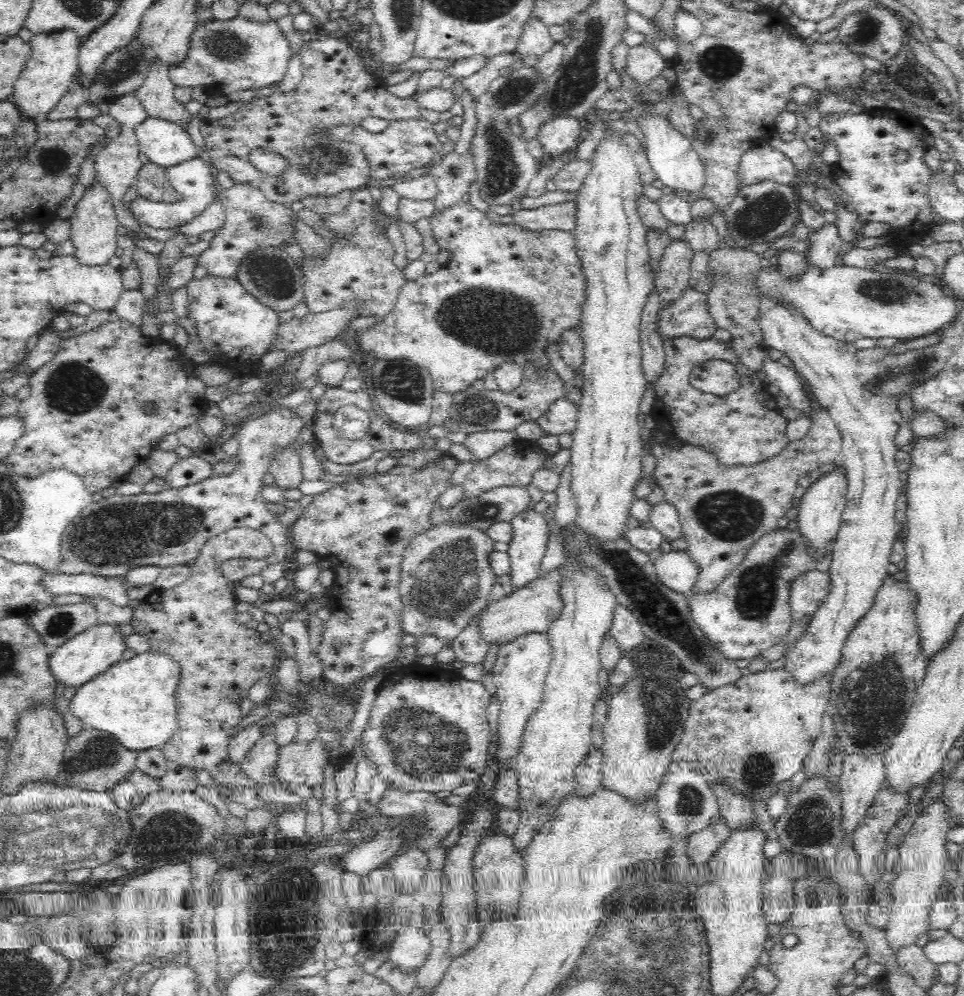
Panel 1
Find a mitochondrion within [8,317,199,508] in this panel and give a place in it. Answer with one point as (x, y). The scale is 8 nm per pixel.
(72, 387)

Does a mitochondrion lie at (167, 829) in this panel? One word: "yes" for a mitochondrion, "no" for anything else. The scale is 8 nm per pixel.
yes

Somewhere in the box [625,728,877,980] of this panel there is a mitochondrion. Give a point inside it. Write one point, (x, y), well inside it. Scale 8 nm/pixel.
(690, 800)

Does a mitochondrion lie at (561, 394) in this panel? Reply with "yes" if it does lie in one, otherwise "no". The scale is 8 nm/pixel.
no

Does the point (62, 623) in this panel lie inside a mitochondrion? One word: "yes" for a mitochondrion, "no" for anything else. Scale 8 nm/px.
yes

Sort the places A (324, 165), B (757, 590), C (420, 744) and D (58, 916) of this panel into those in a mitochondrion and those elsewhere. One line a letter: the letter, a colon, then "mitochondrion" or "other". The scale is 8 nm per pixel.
A: mitochondrion
B: mitochondrion
C: mitochondrion
D: other

